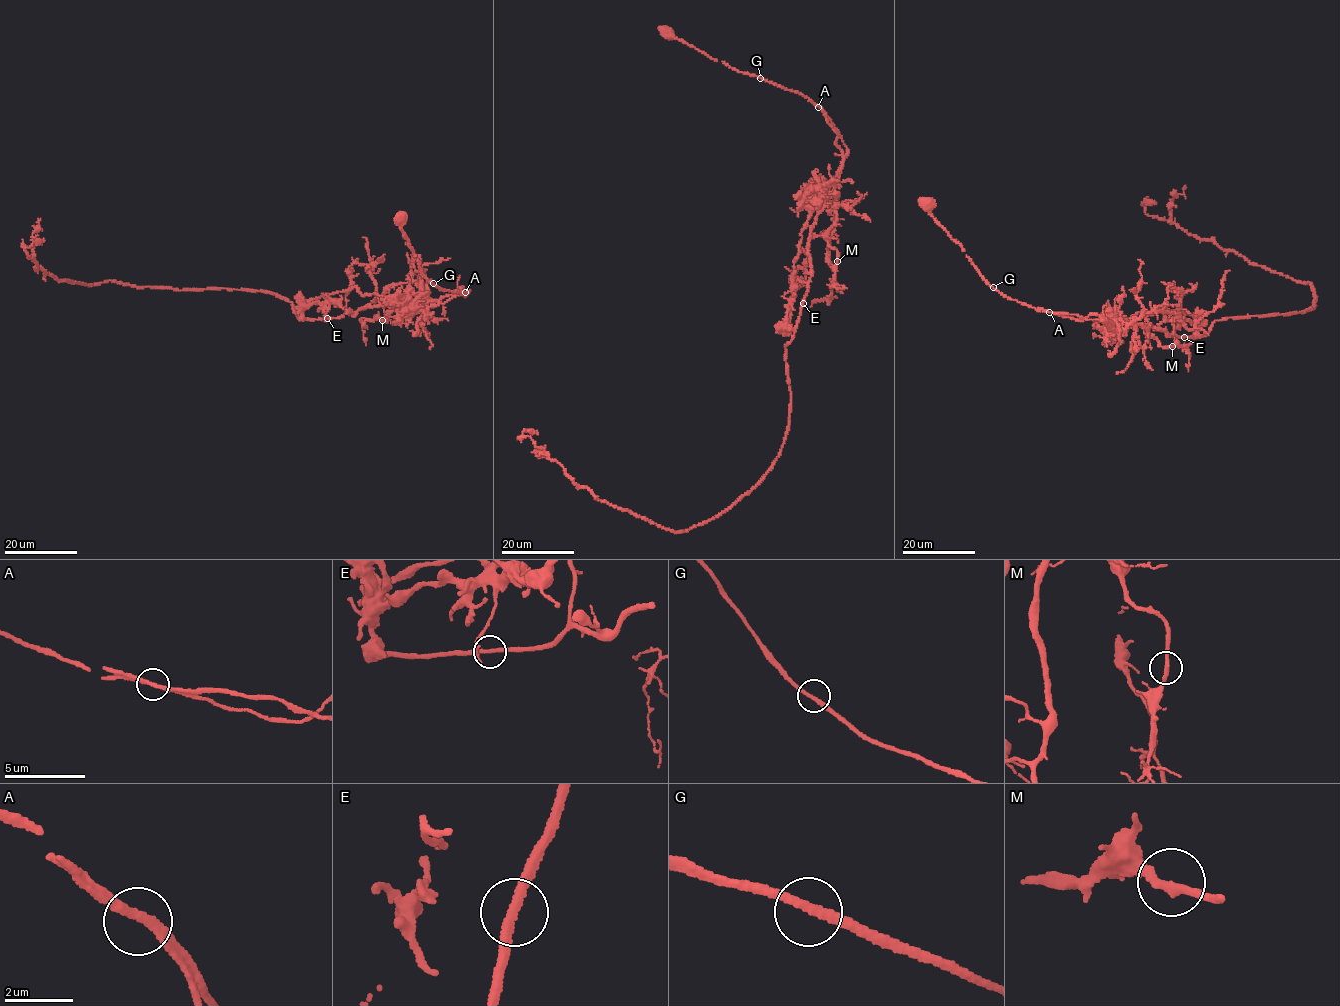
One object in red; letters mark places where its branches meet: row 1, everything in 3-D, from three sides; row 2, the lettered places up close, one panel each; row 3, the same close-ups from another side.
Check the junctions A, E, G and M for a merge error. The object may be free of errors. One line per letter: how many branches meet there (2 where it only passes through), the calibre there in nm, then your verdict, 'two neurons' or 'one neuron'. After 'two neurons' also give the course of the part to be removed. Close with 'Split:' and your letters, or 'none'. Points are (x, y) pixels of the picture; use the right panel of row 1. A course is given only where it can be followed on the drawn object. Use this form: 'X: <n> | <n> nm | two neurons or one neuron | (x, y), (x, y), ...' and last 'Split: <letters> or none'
A: 2 | 260 nm | two neurons | (1050, 311), (1199, 337), (1314, 305), (1310, 282), (1149, 216), (1142, 204), (1156, 204)
E: 2 | 260 nm | one neuron
G: 2 | 240 nm | one neuron
M: 2 | 260 nm | one neuron
Split: A

